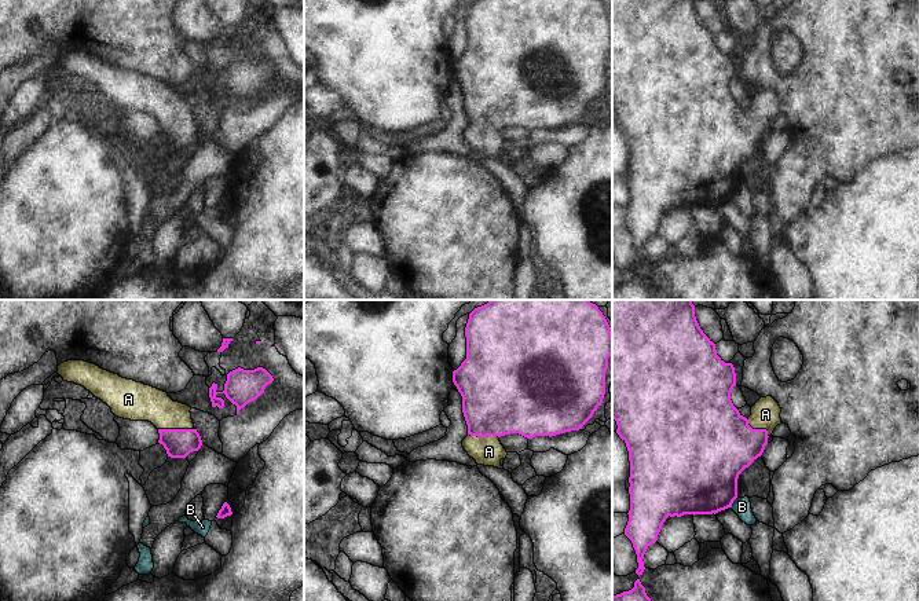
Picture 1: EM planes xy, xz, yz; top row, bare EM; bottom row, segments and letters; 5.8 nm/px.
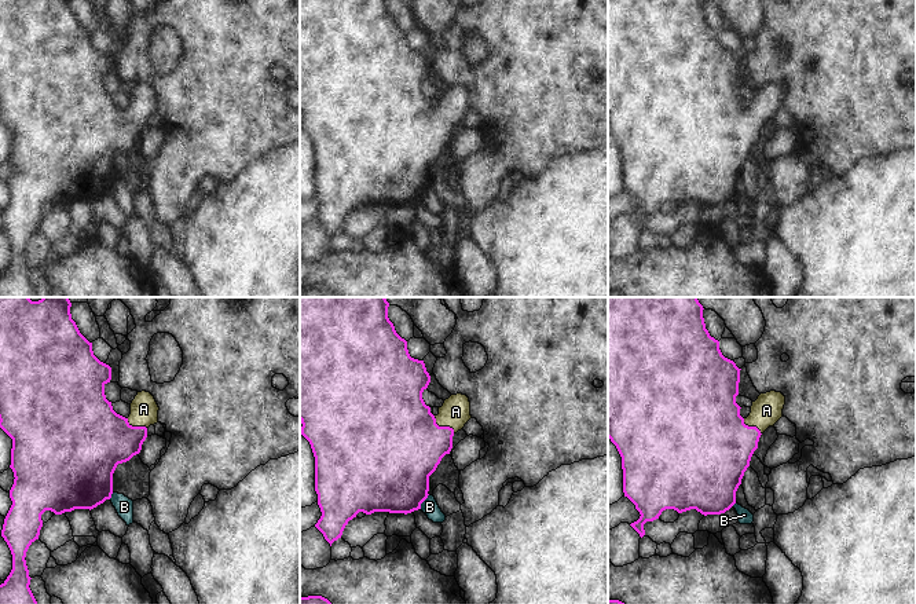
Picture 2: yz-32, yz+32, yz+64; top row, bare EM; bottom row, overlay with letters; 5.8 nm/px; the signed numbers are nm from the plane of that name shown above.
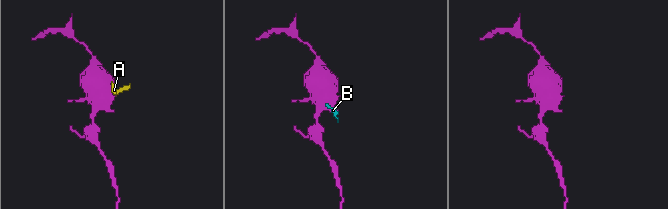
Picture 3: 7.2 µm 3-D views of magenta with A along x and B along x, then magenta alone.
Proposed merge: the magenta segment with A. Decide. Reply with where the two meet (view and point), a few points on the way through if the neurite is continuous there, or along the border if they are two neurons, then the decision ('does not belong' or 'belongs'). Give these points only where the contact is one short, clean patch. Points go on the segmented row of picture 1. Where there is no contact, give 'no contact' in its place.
contact xy (176, 429); way xy (179, 443), (176, 429), (152, 405), (143, 402); belongs

